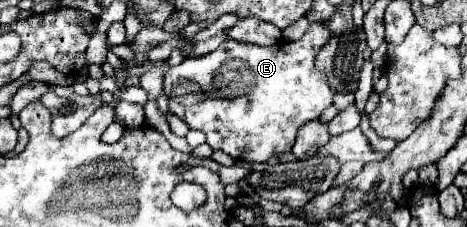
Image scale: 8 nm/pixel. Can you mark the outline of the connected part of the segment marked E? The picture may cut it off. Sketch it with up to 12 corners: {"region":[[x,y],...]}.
{"region":[[331,36],[225,40],[165,72],[169,110],[213,150],[289,152],[333,104]]}

